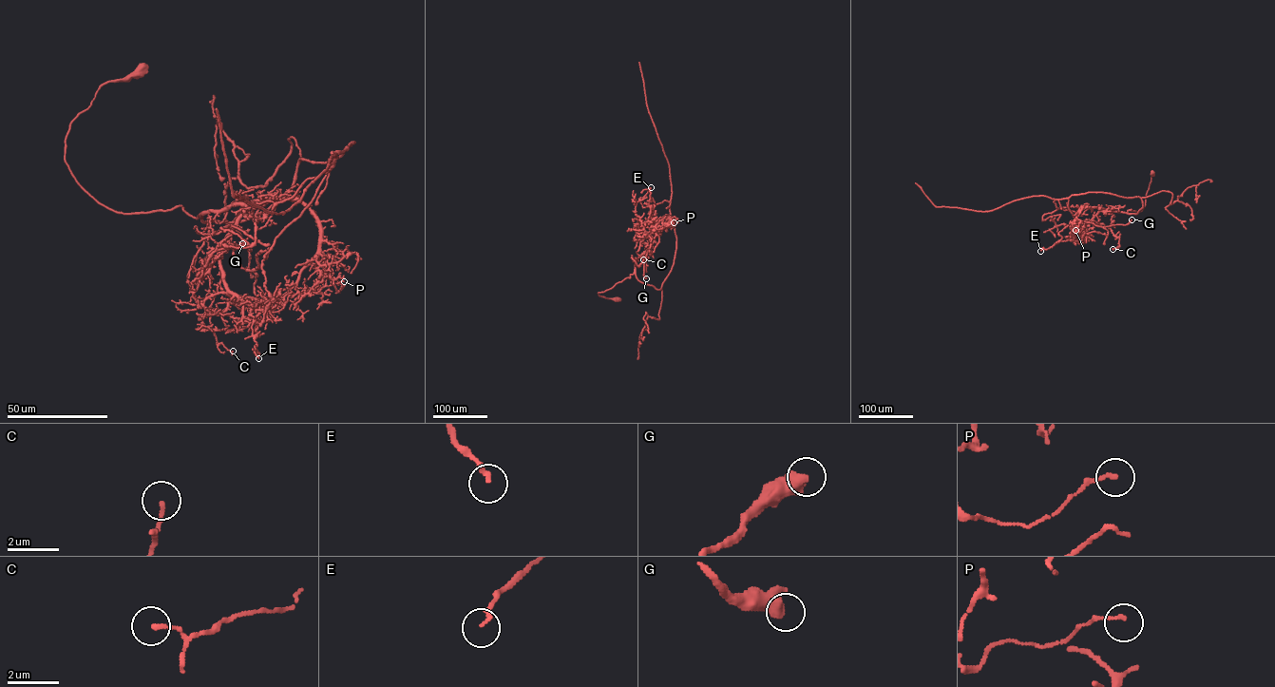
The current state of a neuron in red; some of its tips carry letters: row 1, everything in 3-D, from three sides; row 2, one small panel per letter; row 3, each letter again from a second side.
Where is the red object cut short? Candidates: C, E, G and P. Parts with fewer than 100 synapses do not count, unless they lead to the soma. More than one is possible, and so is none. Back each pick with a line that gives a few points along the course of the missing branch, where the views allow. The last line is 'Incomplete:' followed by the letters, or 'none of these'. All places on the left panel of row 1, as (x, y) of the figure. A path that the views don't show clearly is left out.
Incomplete: none of these

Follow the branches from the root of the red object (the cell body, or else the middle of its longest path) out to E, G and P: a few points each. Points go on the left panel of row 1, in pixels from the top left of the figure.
E: (142, 69), (100, 87), (65, 162), (119, 212), (245, 206), (219, 269), (258, 322), (258, 358)
G: (142, 69), (66, 139), (115, 211), (251, 219), (353, 143), (256, 269), (242, 243)
P: (142, 69), (104, 83), (71, 124), (75, 180), (127, 214), (295, 198), (319, 229), (297, 290), (344, 281)

